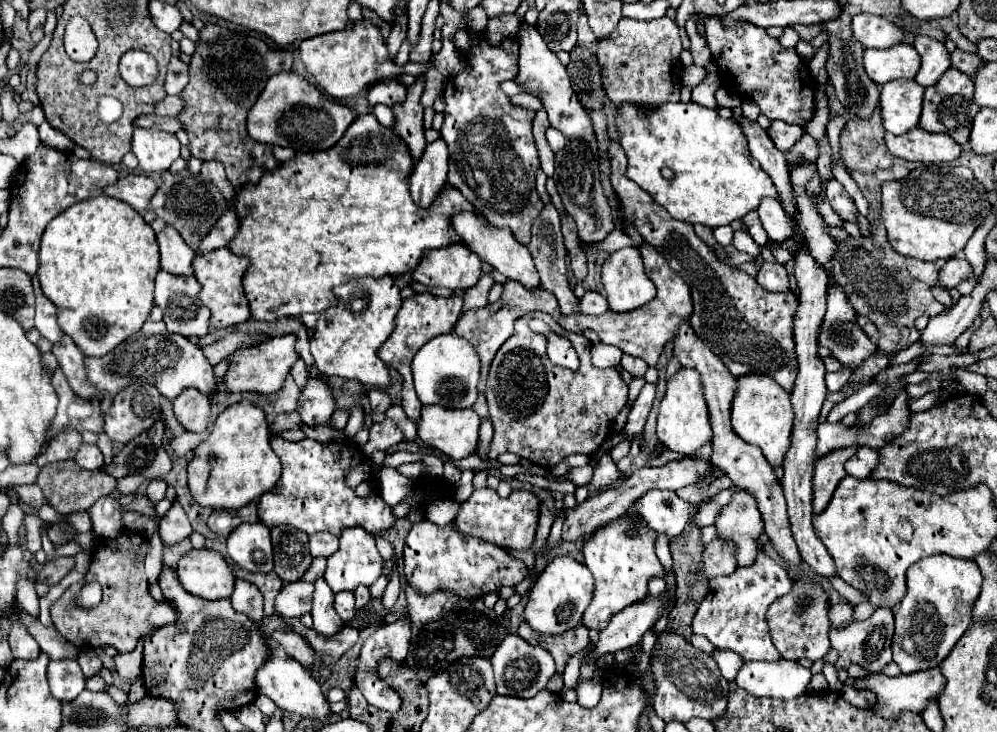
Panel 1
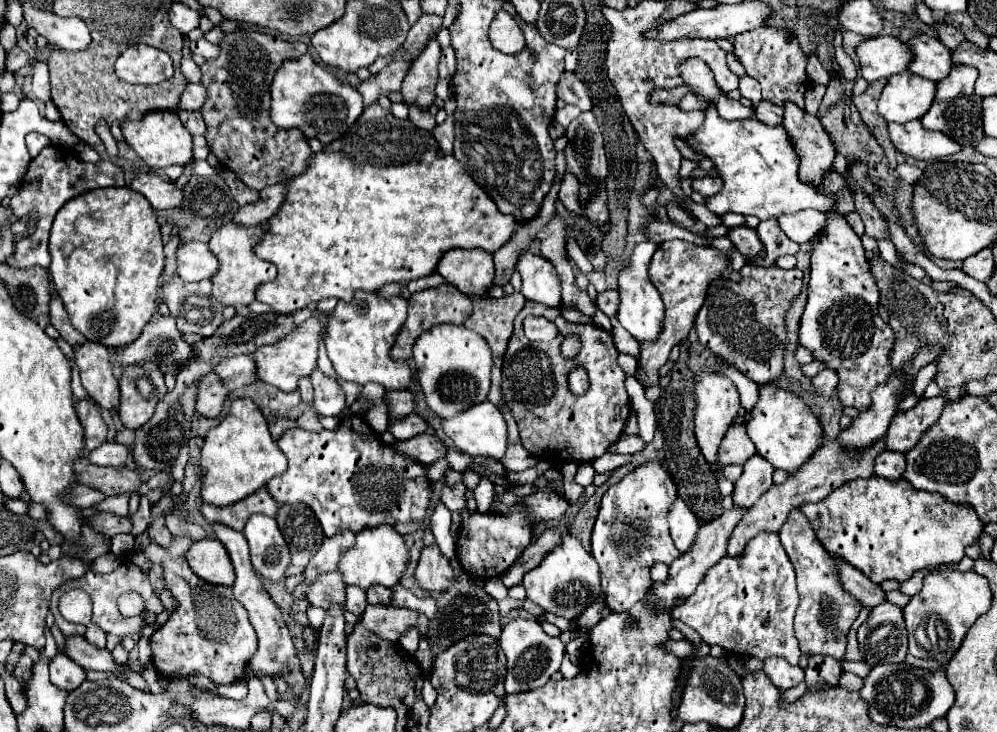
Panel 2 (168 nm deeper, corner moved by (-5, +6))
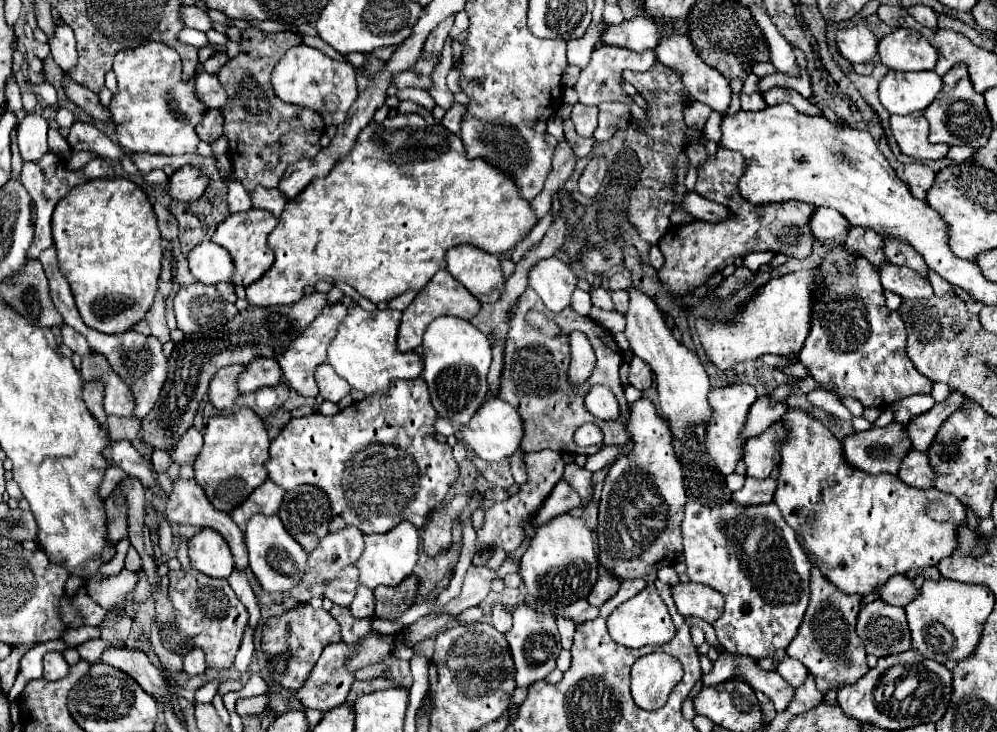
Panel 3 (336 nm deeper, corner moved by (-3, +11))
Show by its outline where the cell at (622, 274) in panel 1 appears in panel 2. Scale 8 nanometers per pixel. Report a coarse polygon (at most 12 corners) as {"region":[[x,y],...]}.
{"region":[[656,244],[634,248],[620,272],[620,324],[656,342],[664,306],[648,280]]}

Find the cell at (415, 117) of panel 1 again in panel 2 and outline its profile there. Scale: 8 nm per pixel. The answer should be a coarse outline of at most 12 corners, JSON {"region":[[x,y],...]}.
{"region":[[434,38],[402,84],[408,104],[434,104],[440,42]]}

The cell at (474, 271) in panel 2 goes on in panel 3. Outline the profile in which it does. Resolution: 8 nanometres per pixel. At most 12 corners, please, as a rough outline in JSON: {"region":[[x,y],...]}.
{"region":[[472,245],[446,253],[446,269],[480,303],[498,301],[496,255]]}

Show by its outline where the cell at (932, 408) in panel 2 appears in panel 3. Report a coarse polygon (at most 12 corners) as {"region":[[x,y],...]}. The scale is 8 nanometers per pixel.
{"region":[[952,391],[926,413],[910,419],[904,433],[912,447],[926,451],[942,421],[962,405]]}

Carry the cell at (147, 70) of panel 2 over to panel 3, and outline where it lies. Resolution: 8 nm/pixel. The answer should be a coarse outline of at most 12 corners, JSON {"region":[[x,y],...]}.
{"region":[[164,43],[118,51],[110,113],[130,153],[194,153],[206,107]]}

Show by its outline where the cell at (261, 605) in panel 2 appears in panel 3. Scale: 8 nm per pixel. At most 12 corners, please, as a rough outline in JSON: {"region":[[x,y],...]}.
{"region":[[194,479],[166,501],[170,523],[210,527],[226,539],[236,569],[248,569],[240,527],[210,505]]}

